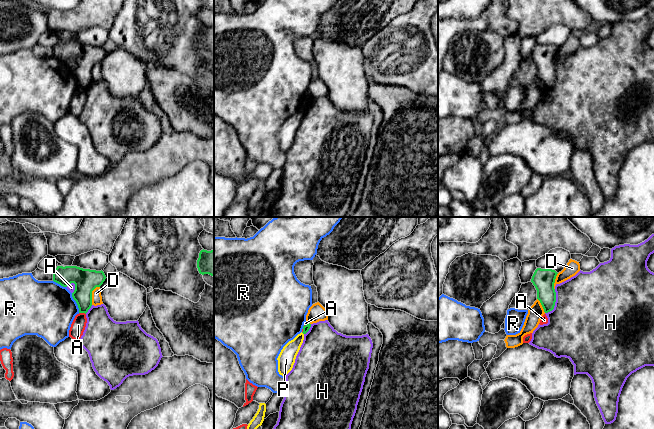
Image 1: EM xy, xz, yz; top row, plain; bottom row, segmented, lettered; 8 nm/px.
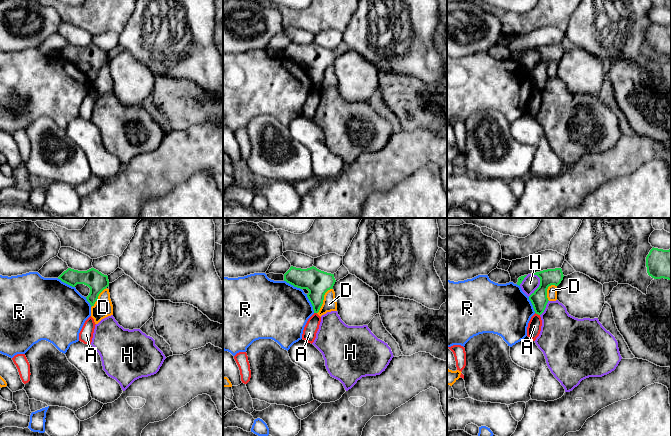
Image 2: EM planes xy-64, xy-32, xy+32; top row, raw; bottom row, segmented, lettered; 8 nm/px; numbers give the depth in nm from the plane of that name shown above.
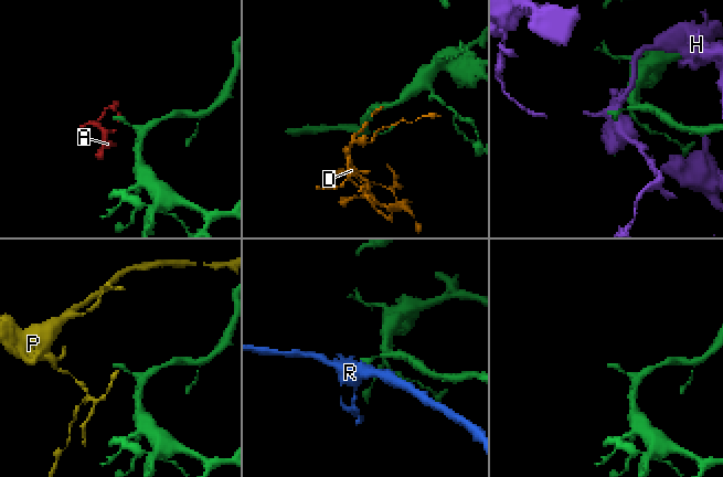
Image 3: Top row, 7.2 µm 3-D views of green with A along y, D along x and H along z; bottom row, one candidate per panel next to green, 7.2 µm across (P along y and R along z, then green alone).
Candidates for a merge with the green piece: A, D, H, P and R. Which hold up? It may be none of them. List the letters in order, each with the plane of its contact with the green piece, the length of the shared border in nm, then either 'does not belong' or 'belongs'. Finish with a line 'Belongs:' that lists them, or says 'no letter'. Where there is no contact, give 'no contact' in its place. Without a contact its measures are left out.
A: contact in xy; length 60 nm; does not belong
D: contact in xy; length 170 nm; does not belong
H: contact in yz; length 220 nm; does not belong
P: no contact; does not belong
R: contact in xy; length 170 nm; does not belong
Belongs: no letter

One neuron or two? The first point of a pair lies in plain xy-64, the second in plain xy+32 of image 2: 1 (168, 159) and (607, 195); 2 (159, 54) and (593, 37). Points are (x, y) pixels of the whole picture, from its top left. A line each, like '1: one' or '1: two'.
1: two
2: one

